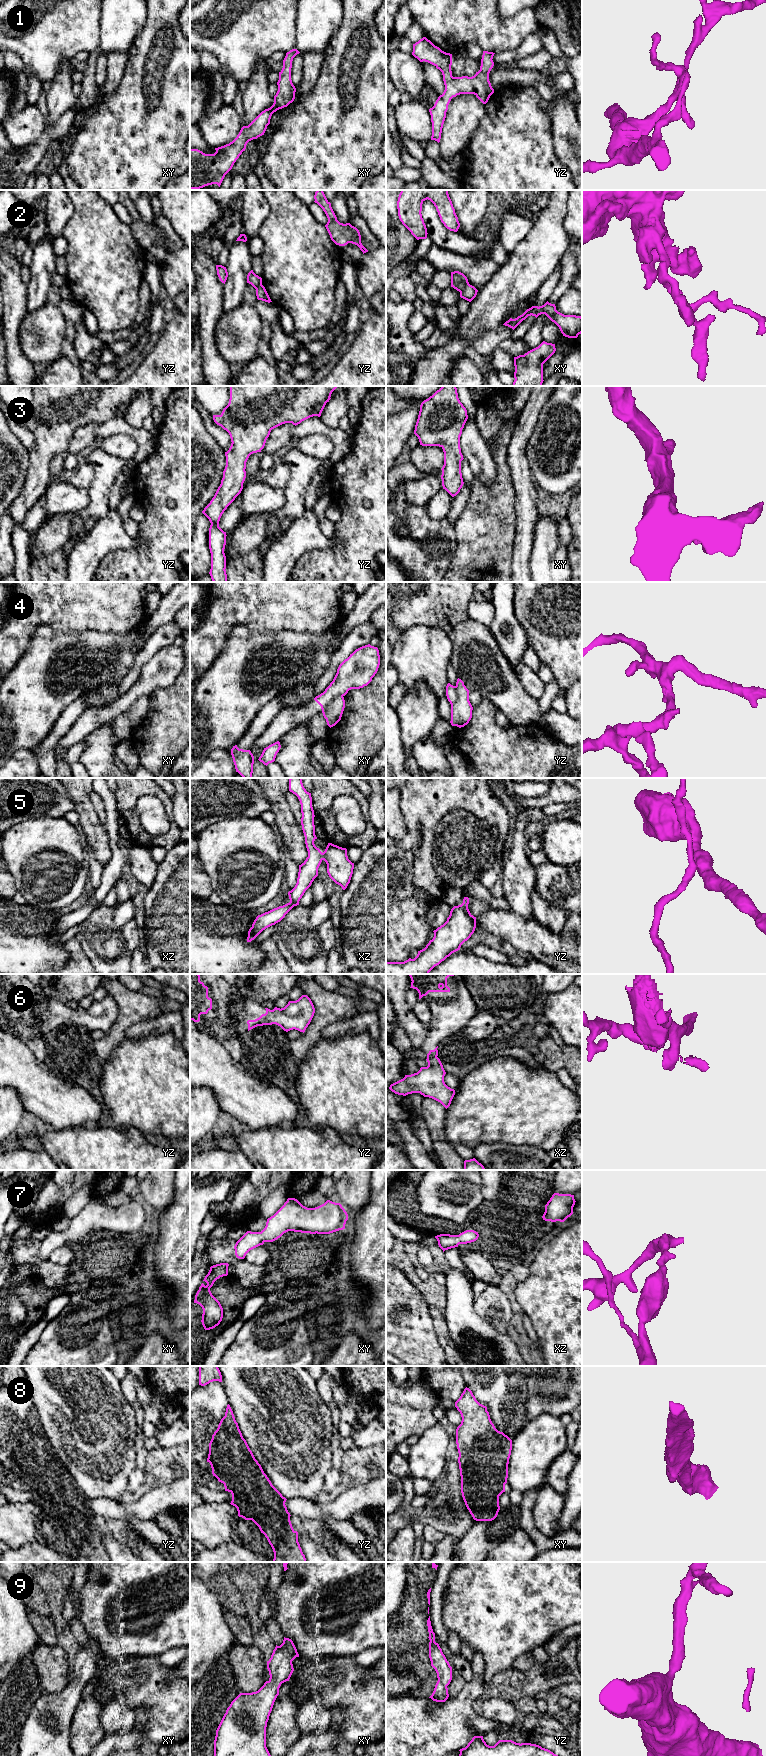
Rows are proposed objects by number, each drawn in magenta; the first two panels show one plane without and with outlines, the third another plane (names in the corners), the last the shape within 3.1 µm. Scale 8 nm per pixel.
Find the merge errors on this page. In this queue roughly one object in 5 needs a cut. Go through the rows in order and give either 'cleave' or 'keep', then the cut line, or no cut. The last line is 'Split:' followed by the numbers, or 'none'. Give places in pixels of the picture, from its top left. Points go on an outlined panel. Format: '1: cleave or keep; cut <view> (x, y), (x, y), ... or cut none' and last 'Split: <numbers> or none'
1: keep; cut none
2: cleave; cut xy (468, 283), (460, 292)
3: keep; cut none
4: cleave; cut xy (342, 695), (335, 696), (322, 710)
5: cleave; cut xz (321, 853), (323, 859)
6: keep; cut none
7: keep; cut none
8: keep; cut none
9: keep; cut none
Split: 2, 4, 5

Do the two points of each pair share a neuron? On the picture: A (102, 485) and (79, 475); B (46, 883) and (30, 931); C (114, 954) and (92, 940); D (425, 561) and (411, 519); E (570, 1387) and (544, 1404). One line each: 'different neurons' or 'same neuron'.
A: different neurons
B: different neurons
C: same neuron
D: same neuron
E: same neuron

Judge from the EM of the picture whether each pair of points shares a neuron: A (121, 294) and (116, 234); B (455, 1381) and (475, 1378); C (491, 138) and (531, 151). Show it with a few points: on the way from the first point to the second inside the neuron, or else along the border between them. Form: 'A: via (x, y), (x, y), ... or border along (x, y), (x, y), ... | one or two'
A: via (116, 279), (116, 249) | one
B: border along (462, 1376), (466, 1386) | two
C: via (501, 147), (513, 151), (521, 151) | one

